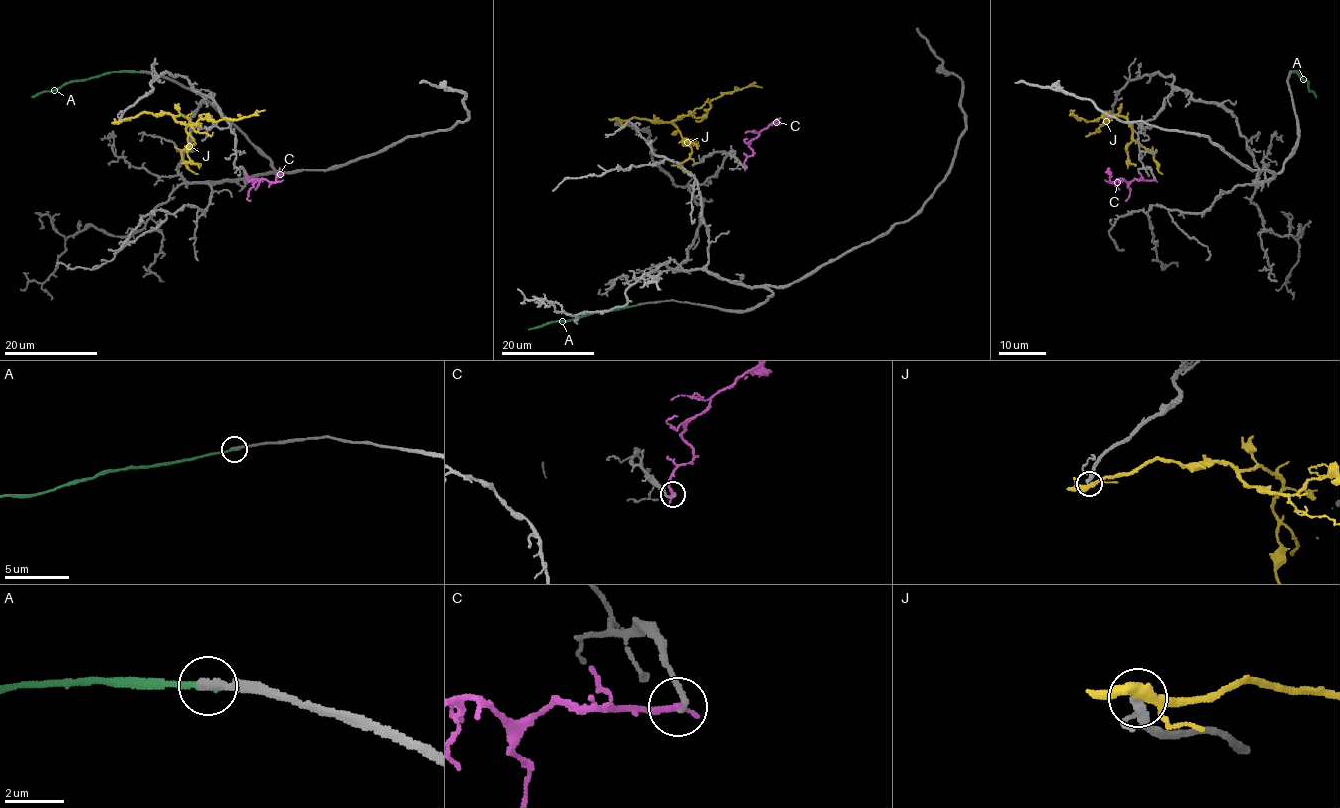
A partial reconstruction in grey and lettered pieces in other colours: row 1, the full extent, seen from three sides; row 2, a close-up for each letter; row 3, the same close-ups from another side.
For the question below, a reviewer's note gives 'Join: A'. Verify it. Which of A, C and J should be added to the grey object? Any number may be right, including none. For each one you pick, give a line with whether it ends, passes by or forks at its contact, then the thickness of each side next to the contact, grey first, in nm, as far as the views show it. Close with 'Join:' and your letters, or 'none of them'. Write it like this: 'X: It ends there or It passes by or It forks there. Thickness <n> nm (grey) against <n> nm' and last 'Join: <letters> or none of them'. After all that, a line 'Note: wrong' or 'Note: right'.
Join: none of them
Note: wrong

